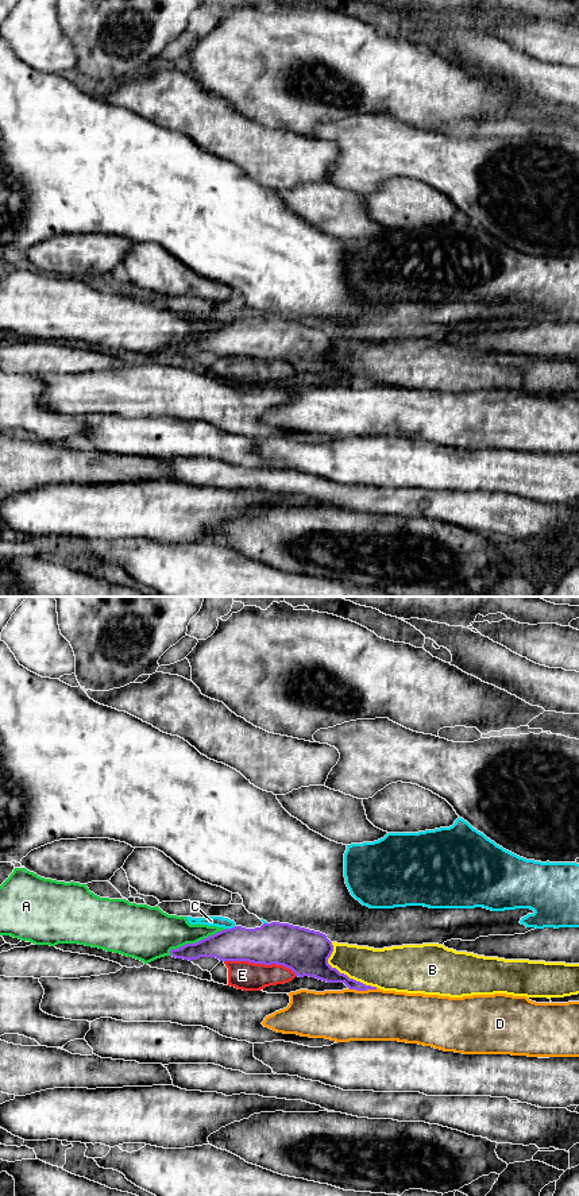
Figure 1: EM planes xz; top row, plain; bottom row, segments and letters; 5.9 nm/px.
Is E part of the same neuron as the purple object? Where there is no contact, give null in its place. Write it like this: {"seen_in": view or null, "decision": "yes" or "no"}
{"seen_in": "xz", "decision": "no"}

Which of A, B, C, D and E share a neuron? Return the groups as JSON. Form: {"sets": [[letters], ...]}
{"sets": [["A"], ["B"], ["C"], ["D"], ["E"]]}

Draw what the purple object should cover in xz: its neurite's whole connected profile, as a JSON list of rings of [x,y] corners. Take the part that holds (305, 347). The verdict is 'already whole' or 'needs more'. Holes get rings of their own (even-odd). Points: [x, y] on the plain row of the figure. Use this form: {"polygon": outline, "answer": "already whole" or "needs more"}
{"polygon": [[[263,319],[260,323],[235,321],[196,339],[171,344],[175,354],[197,355],[216,352],[220,356],[248,356],[283,360],[296,371],[316,373],[327,378],[344,378],[350,385],[367,386],[377,382],[350,374],[328,359],[333,347],[325,329],[289,319]]], "answer": "already whole"}

